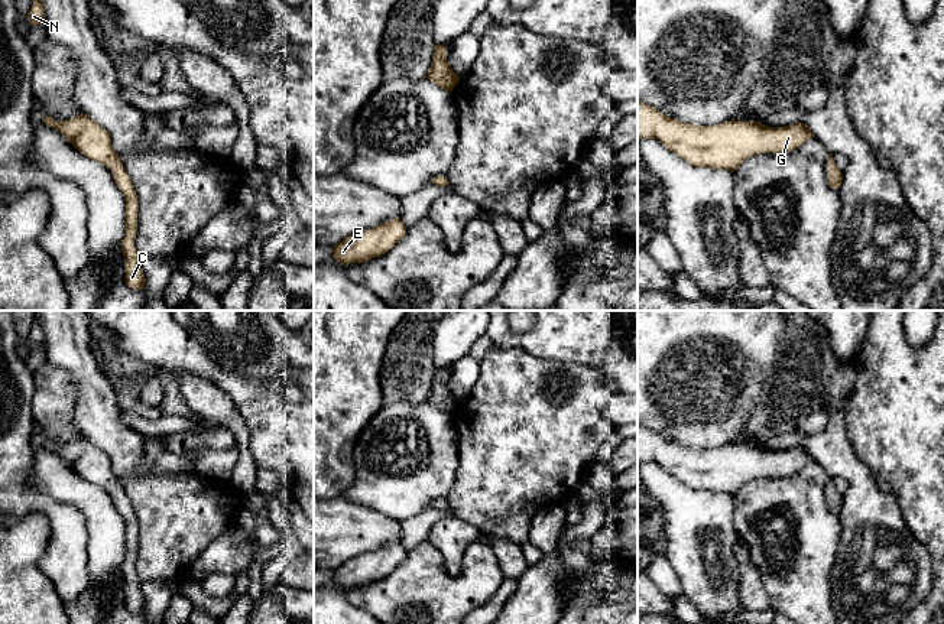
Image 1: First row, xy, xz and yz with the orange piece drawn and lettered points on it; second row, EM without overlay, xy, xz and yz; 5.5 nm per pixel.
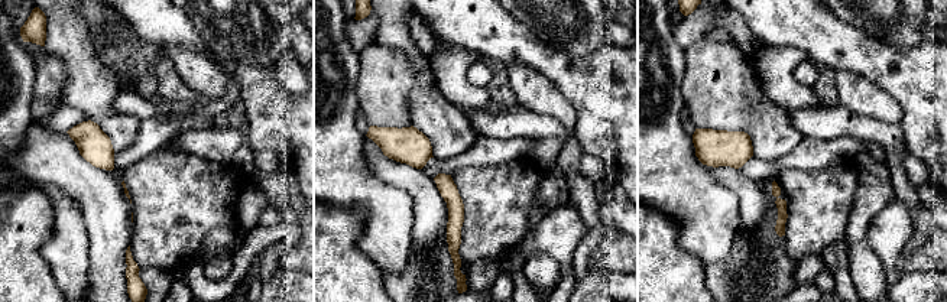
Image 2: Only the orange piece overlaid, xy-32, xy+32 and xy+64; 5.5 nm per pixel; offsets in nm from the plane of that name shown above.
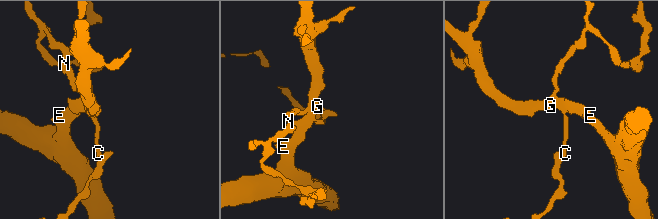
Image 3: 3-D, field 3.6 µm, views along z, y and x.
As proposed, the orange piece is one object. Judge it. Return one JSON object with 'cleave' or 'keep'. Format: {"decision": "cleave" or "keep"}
{"decision": "keep"}

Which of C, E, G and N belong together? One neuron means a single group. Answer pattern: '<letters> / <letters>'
C E G N

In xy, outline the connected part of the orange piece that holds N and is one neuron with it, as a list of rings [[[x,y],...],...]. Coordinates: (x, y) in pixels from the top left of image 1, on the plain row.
[[[35,318],[35,321],[32,324],[32,331],[26,339],[29,341],[30,350],[36,350],[38,347],[40,347],[43,344],[45,331],[43,331],[43,326],[38,318]]]

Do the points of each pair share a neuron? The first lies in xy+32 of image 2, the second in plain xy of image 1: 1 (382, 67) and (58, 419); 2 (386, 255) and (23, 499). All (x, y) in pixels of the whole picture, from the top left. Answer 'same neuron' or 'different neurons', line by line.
1: same neuron
2: same neuron

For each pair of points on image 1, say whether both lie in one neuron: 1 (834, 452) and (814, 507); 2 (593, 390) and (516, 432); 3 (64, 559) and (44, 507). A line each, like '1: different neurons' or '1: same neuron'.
1: different neurons
2: same neuron
3: same neuron

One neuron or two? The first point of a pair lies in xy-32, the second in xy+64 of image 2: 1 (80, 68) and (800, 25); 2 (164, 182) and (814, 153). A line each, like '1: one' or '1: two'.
1: two
2: two

